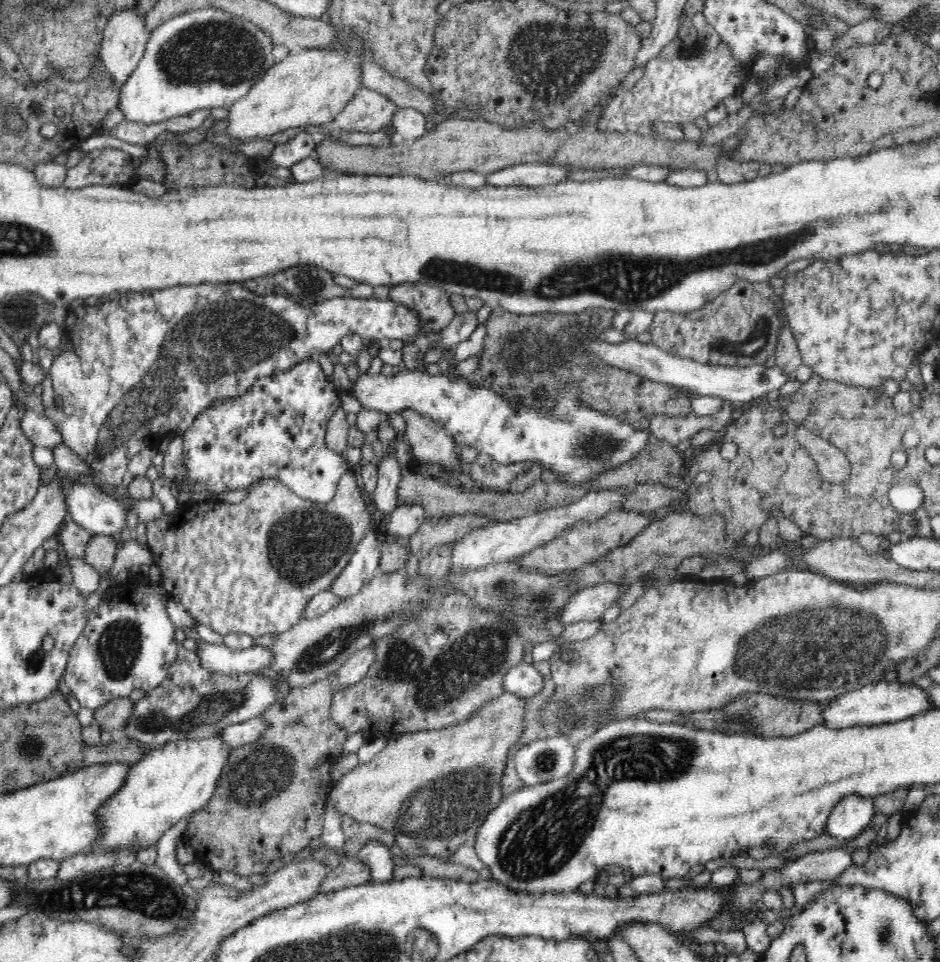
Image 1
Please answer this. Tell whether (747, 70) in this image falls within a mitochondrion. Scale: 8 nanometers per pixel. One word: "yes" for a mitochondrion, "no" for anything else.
no

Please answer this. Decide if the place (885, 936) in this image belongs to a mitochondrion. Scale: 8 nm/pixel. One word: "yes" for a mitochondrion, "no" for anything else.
yes

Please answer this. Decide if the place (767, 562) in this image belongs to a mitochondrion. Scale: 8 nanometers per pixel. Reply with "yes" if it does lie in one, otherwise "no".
no

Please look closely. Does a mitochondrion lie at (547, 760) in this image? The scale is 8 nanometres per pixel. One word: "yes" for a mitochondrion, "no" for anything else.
yes

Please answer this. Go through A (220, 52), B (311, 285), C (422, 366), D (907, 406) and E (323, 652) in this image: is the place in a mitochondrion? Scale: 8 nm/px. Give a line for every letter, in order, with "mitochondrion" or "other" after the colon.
A: mitochondrion
B: mitochondrion
C: other
D: other
E: mitochondrion

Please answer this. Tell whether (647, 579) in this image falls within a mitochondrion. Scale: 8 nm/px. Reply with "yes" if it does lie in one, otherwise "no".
no

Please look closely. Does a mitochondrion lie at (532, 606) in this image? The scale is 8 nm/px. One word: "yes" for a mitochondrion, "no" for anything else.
yes

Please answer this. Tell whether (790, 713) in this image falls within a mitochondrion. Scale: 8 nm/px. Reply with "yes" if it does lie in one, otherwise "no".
yes

